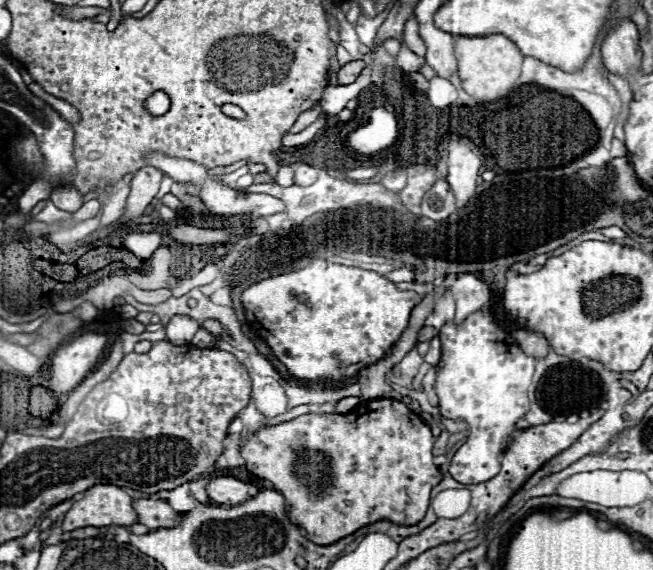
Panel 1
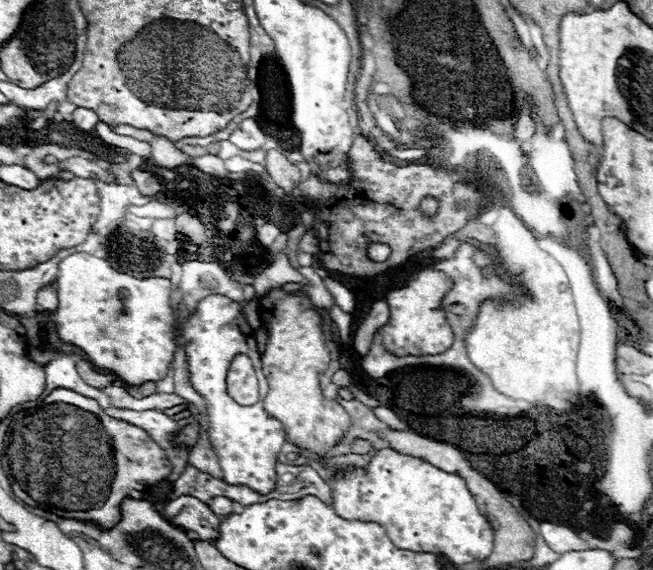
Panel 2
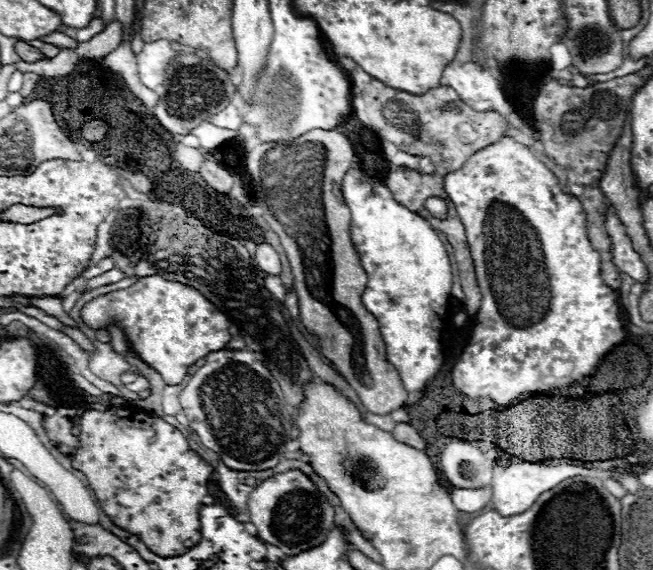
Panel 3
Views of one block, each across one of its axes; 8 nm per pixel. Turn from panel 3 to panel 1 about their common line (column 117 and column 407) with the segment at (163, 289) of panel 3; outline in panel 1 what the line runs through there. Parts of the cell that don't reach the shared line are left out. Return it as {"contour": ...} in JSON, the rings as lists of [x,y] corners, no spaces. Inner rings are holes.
{"contour":[[[312,260],[306,268],[254,282],[242,292],[252,330],[268,342],[292,376],[316,382],[346,380],[384,358],[418,302],[416,292],[398,290],[378,272],[326,260]]]}

